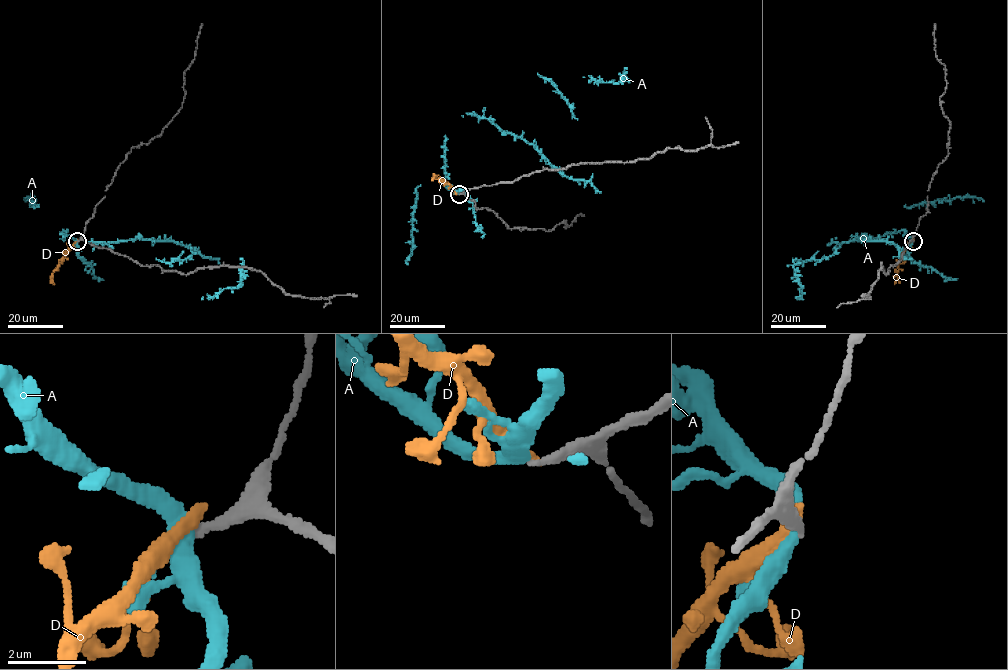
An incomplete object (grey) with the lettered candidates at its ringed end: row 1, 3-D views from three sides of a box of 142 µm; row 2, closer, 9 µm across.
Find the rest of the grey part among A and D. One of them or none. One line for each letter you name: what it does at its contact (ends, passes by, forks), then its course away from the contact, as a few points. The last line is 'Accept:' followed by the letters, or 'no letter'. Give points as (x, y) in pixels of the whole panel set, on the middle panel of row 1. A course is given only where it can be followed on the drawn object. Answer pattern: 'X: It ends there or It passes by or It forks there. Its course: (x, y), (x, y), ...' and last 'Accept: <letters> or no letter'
Accept: no letter

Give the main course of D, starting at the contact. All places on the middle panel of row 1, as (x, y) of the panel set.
D: (458, 194), (443, 179), (433, 178), (435, 174)

